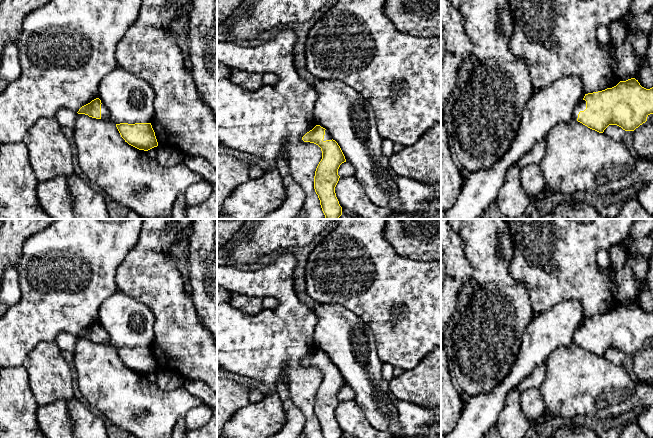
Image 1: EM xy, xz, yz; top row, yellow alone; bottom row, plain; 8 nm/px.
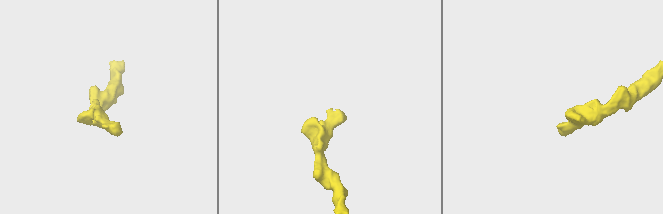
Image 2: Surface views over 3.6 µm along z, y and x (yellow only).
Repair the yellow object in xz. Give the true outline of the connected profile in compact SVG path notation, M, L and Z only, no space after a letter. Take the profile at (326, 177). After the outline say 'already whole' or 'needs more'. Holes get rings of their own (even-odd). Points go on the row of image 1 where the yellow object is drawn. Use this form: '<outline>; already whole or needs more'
M316 125L307 132L302 140L314 143L321 148L322 159L315 171L314 189L325 218L339 219L342 215L342 207L336 197L335 187L340 178L338 169L342 163L346 162L345 156L329 131L320 125Z; needs more

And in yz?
M635 78L616 86L585 94L574 108L573 120L603 133L609 125L634 131L653 114L653 87L646 89Z; needs more

